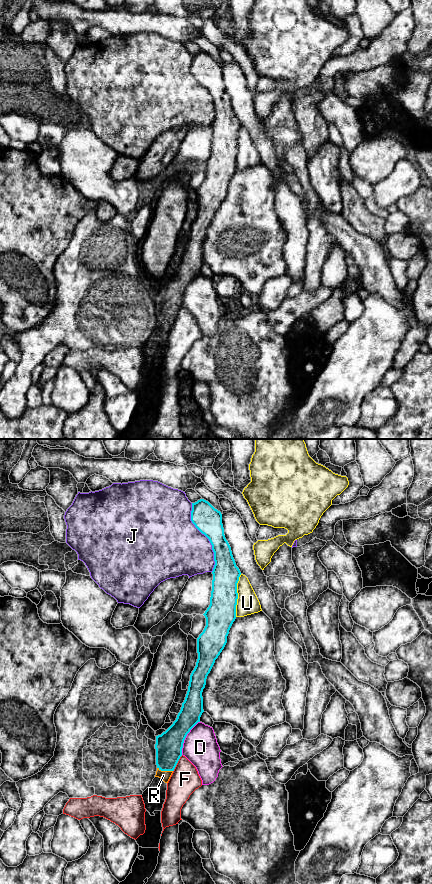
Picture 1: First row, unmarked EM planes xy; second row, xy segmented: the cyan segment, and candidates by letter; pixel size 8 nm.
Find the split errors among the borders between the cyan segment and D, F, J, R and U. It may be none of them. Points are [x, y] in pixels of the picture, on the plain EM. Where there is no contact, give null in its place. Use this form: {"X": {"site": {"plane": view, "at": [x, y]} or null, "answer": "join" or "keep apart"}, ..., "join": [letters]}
{"D": {"site": {"plane": "xy", "at": [185, 289]}, "answer": "keep apart"}, "F": {"site": {"plane": "xy", "at": [177, 314]}, "answer": "keep apart"}, "J": {"site": {"plane": "xy", "at": [206, 88]}, "answer": "keep apart"}, "R": {"site": {"plane": "xy", "at": [165, 322]}, "answer": "join"}, "U": {"site": {"plane": "xy", "at": [237, 147]}, "answer": "keep apart"}, "join": ["R"]}

